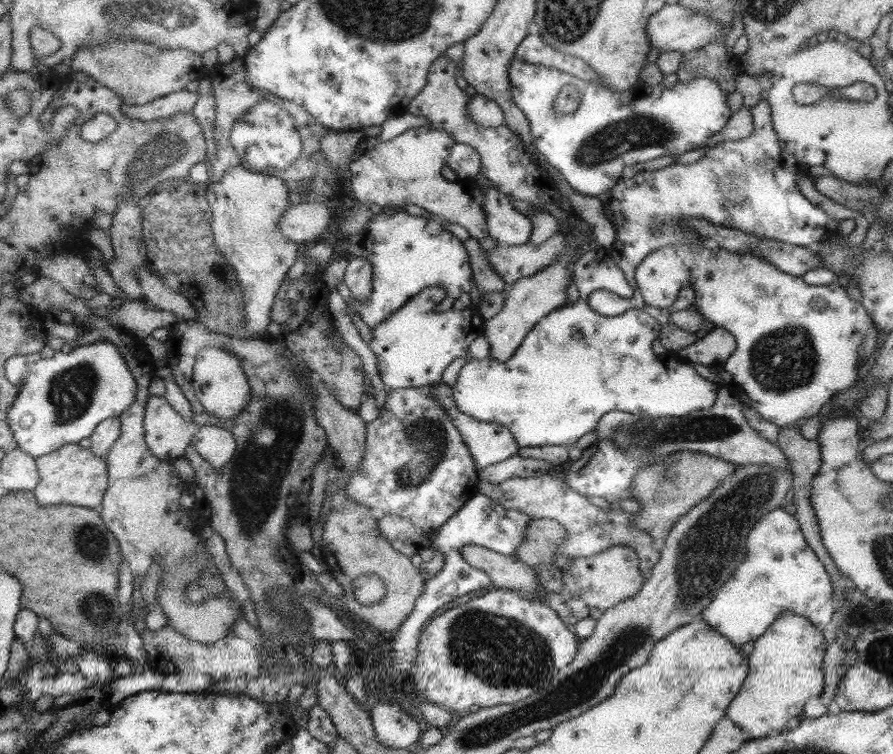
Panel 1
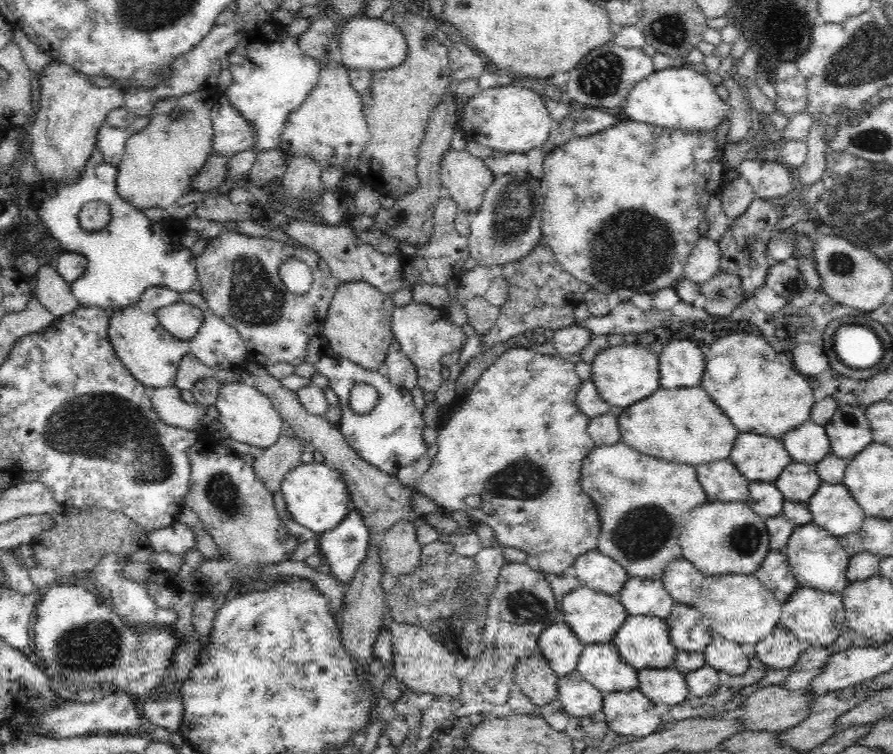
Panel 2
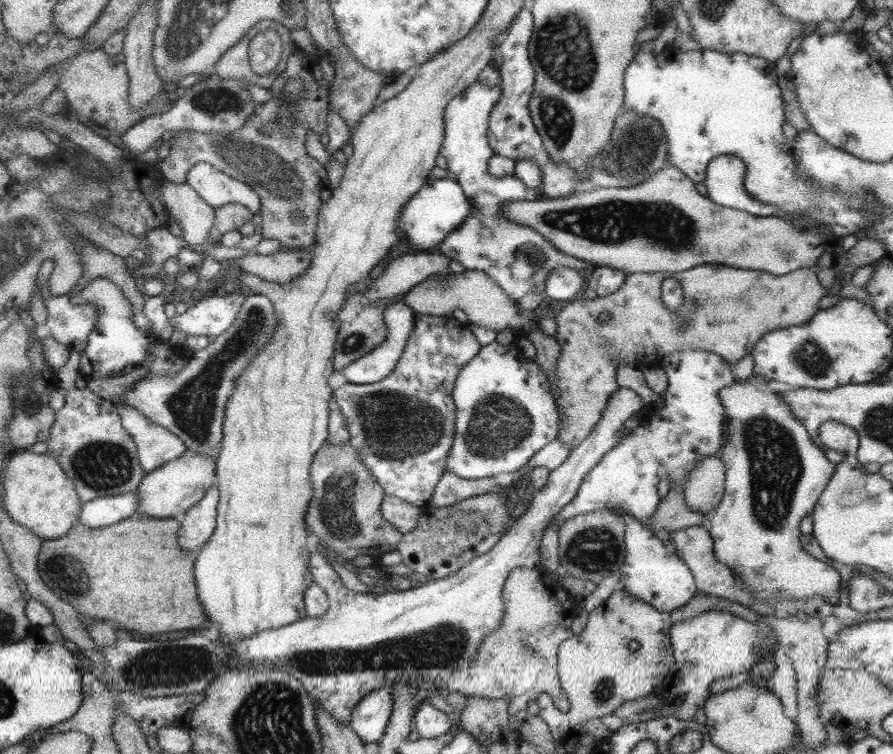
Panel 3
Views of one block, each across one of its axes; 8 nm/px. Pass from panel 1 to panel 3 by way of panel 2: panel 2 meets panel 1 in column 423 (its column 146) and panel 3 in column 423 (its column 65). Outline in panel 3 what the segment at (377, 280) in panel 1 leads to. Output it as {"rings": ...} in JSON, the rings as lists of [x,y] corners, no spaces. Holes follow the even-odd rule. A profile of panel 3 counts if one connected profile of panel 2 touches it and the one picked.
{"rings":[[[430,176],[420,190],[404,204],[404,210],[398,218],[398,230],[404,231],[409,242],[418,250],[434,250],[448,233],[458,228],[474,212],[474,203],[464,194],[458,181],[453,180],[453,177],[443,180]]]}

